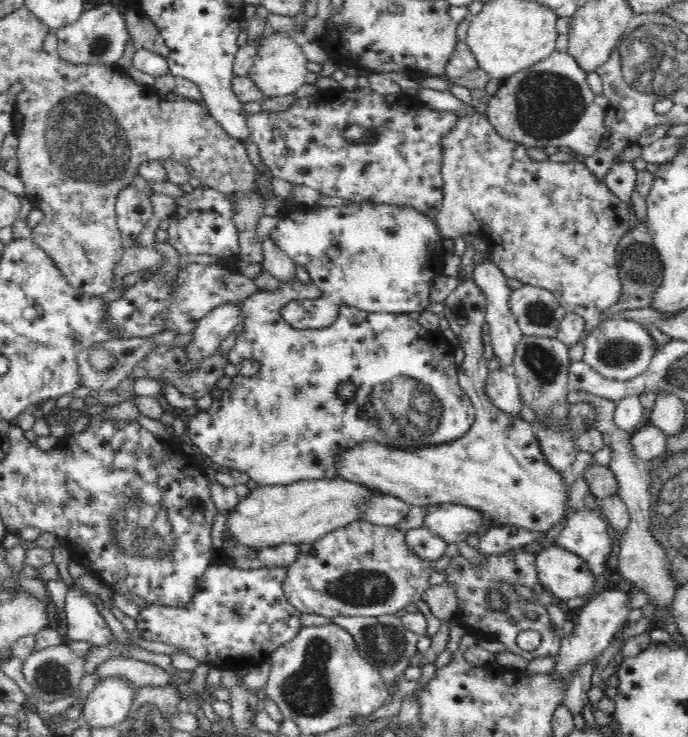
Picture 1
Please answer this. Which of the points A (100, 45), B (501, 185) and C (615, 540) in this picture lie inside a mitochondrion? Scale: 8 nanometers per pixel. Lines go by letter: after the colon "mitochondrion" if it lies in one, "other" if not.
A: mitochondrion
B: other
C: other

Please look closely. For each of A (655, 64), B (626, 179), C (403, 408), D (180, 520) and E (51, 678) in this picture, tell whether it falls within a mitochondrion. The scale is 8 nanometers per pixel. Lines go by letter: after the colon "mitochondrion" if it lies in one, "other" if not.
A: mitochondrion
B: other
C: mitochondrion
D: mitochondrion
E: mitochondrion

